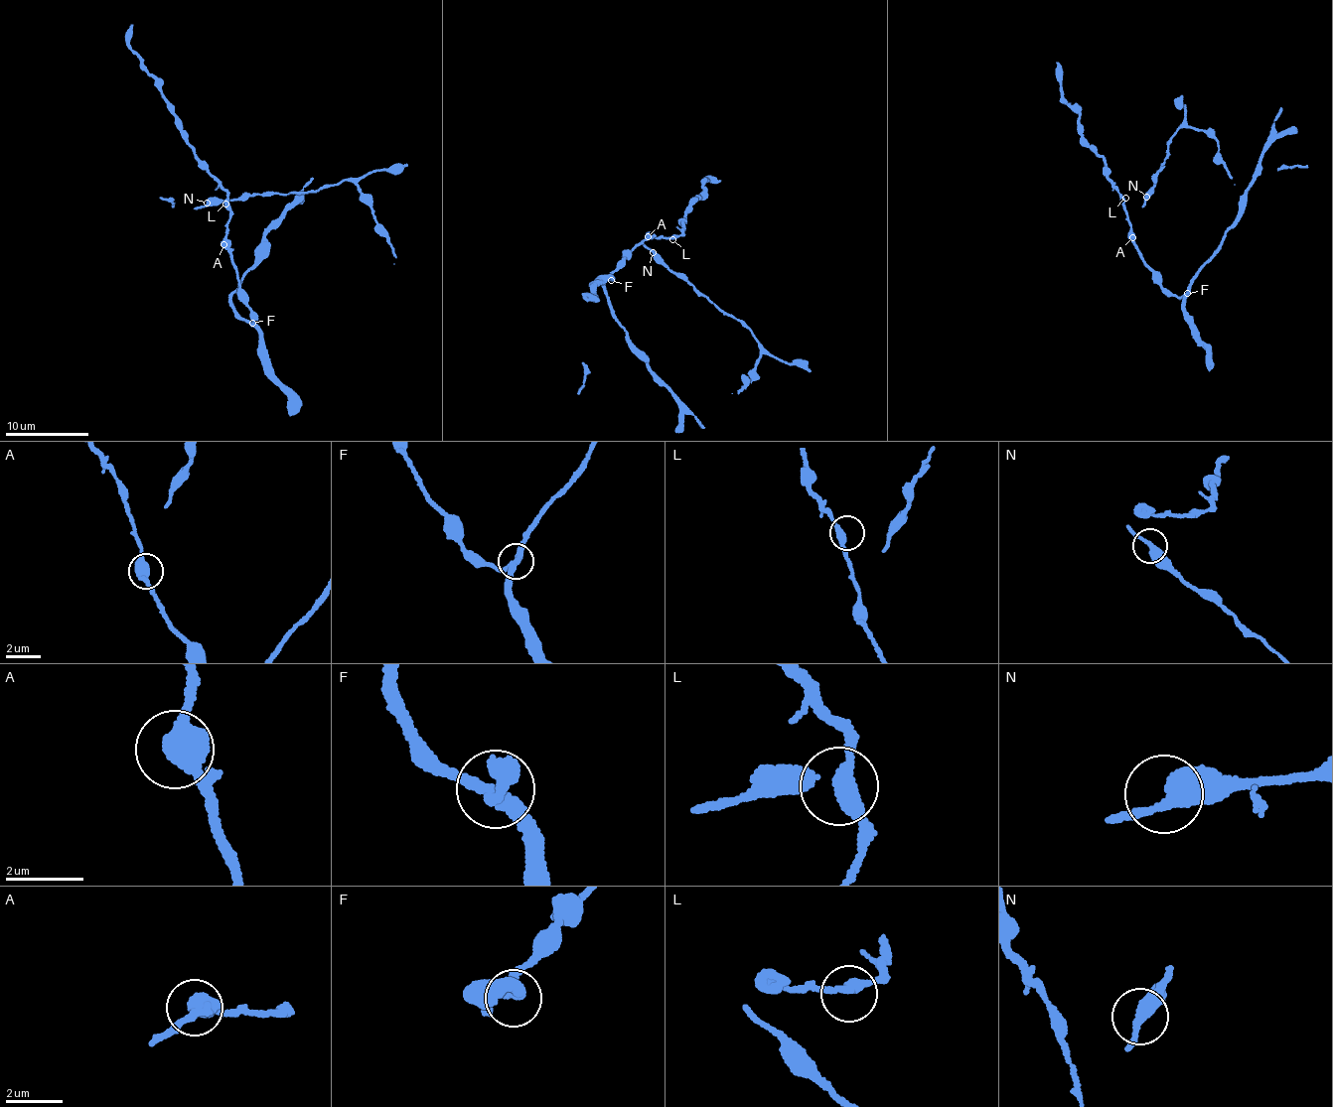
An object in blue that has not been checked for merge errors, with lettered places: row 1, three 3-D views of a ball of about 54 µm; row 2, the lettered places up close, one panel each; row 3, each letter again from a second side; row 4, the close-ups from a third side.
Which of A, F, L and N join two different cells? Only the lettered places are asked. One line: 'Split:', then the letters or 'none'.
Split: none

